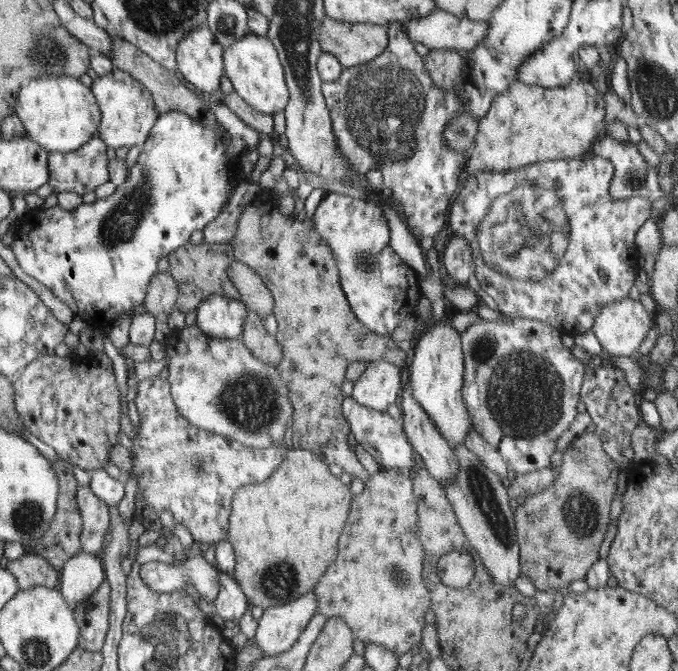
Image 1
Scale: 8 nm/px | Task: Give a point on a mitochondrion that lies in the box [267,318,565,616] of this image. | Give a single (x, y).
(480, 488)

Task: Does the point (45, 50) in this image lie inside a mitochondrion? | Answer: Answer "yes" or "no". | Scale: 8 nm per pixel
yes

